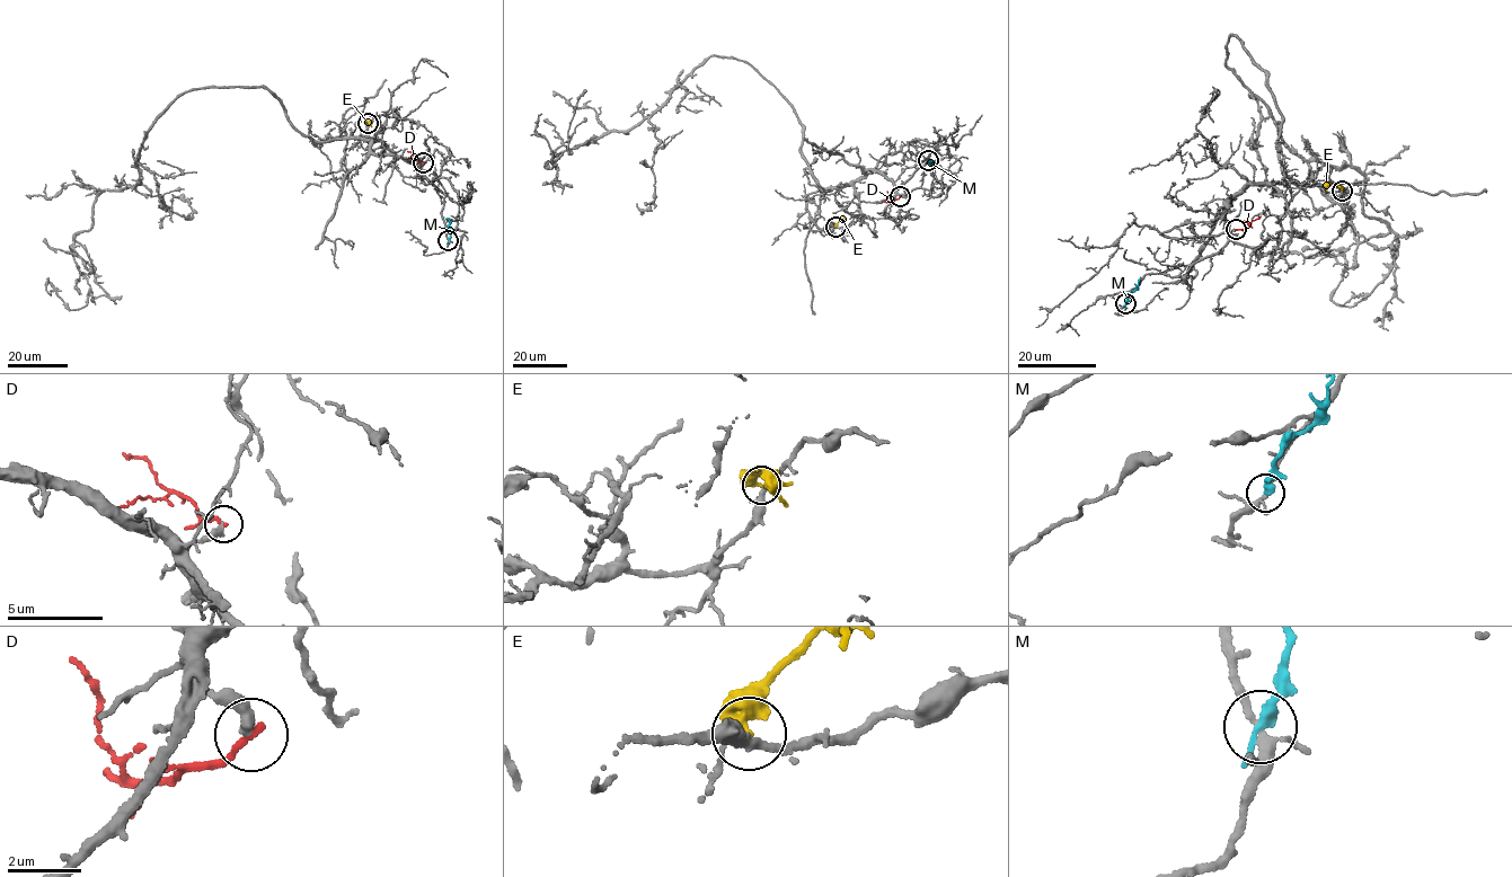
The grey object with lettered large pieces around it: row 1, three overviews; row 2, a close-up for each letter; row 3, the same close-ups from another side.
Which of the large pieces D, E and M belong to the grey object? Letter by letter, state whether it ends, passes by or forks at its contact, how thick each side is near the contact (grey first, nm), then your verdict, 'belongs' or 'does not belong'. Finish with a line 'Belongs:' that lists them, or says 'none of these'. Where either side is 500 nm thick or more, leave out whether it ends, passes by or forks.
D: it ends there; 320 nm thick on the grey side, 190 nm on the other; does not belong
E: it ends there; 240 nm thick on the grey side, 440 nm on the other; does not belong
M: it ends there; 200 nm thick on the grey side, 360 nm on the other; does not belong
Belongs: none of these

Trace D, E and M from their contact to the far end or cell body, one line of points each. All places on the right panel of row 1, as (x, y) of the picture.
D: (1236, 229), (1244, 228), (1261, 215)
E: (1341, 191), (1332, 183), (1326, 186), (1327, 191)
M: (1125, 303), (1139, 280)

